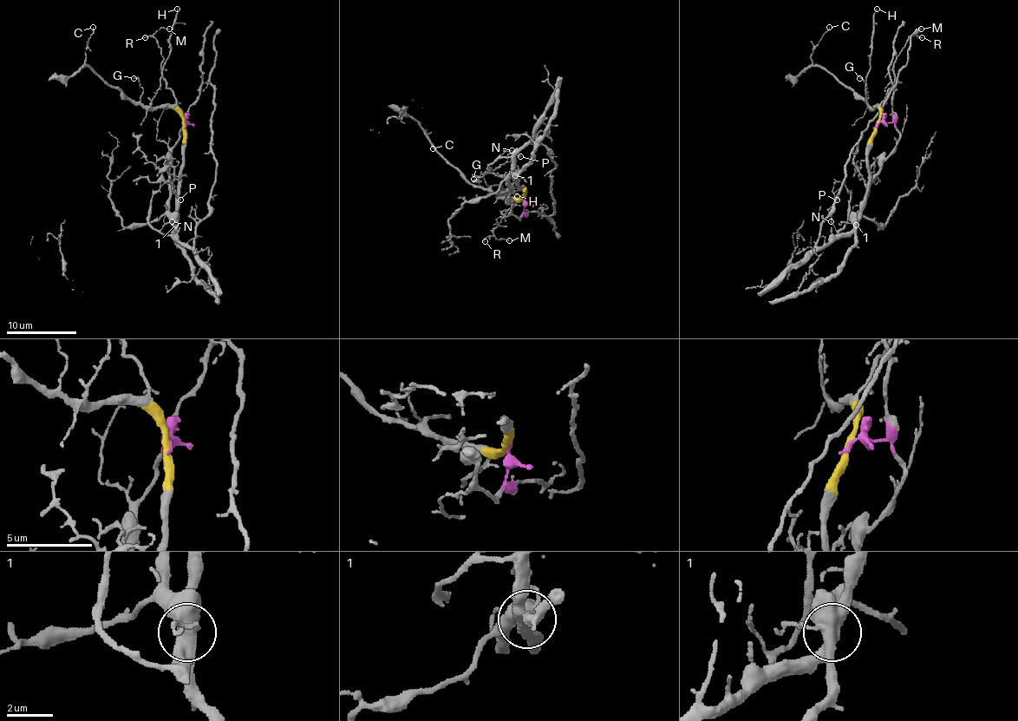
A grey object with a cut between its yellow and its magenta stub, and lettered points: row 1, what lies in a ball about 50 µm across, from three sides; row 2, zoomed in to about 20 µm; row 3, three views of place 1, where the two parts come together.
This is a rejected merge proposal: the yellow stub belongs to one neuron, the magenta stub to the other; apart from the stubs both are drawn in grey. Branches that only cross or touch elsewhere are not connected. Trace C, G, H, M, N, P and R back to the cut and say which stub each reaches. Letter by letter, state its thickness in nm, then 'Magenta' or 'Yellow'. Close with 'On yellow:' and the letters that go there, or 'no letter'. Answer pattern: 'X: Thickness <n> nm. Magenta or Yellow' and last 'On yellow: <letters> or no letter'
C: Thickness 120 nm. Yellow
G: Thickness 150 nm. Yellow
H: Thickness 110 nm. Yellow
M: Thickness 100 nm. Yellow
N: Thickness 80 nm. Yellow
P: Thickness 140 nm. Yellow
R: Thickness 110 nm. Yellow
On yellow: C, G, H, M, N, P, R

